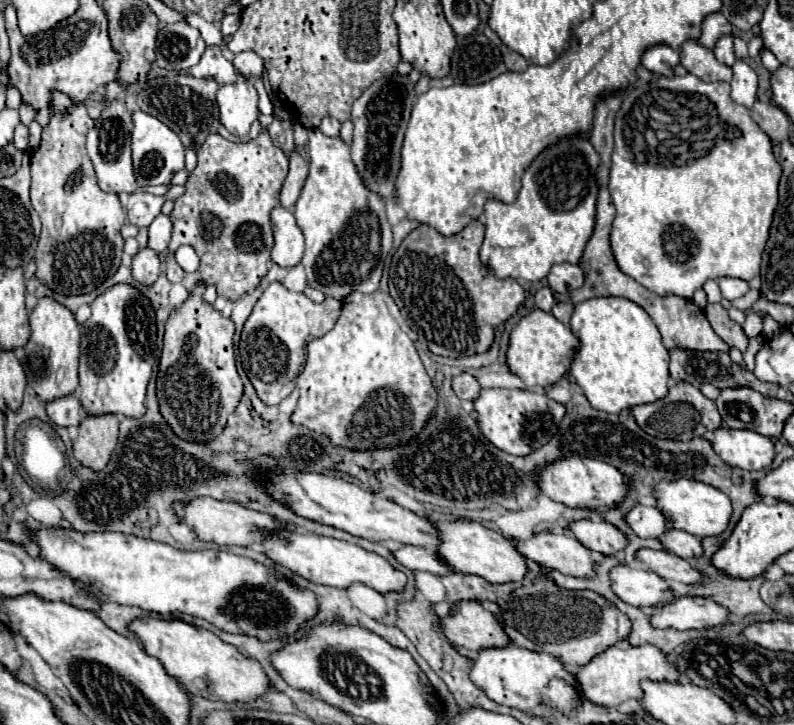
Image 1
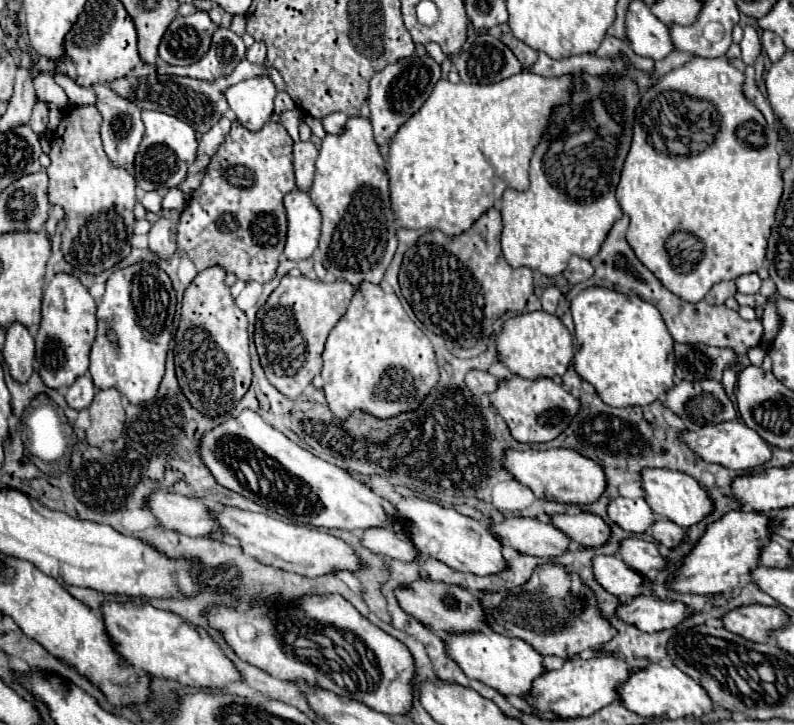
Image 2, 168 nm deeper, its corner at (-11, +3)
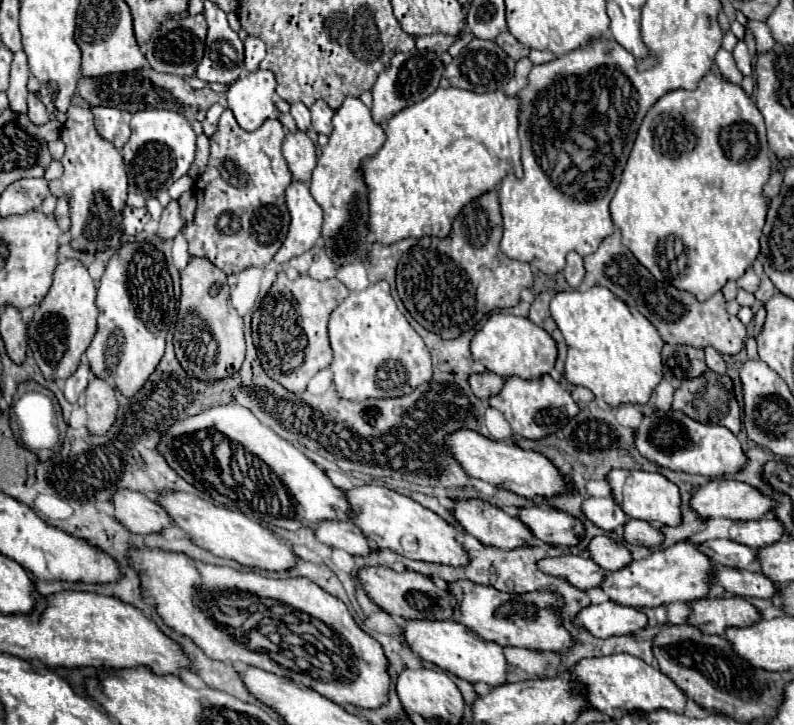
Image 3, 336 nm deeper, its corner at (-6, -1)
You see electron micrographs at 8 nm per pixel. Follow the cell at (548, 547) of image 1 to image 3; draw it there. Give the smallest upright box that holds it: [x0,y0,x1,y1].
[450,498,532,550]

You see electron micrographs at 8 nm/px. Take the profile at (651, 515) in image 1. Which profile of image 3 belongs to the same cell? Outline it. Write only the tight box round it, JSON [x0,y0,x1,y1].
[582,498,626,532]

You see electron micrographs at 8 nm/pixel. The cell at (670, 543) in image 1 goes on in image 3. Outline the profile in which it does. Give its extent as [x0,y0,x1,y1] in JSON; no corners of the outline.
[624,518,664,548]

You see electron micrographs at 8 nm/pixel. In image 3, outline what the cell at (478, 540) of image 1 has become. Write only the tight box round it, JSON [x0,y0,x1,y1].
[342,484,468,566]

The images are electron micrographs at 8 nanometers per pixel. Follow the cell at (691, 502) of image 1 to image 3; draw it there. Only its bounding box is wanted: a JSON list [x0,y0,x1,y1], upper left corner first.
[606,470,680,526]

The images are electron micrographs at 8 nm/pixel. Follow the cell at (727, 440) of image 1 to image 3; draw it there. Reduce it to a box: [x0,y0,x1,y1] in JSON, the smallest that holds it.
[634,408,748,478]

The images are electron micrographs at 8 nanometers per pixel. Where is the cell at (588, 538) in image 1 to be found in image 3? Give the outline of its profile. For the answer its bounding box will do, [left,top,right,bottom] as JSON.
[518,508,584,546]

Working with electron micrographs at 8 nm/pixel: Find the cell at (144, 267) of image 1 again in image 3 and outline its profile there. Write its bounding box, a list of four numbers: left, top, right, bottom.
[158,200,184,240]

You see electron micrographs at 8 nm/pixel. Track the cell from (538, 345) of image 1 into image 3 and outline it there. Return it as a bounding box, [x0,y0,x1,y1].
[470,312,556,380]

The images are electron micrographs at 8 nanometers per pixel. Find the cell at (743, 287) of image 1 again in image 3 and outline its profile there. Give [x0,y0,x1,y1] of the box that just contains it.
[738,268,760,292]

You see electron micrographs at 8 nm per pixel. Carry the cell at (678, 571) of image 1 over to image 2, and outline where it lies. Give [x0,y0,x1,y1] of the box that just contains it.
[619,538,669,574]

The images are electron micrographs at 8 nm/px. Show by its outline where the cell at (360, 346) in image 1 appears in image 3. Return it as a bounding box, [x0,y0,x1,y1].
[328,280,432,402]

